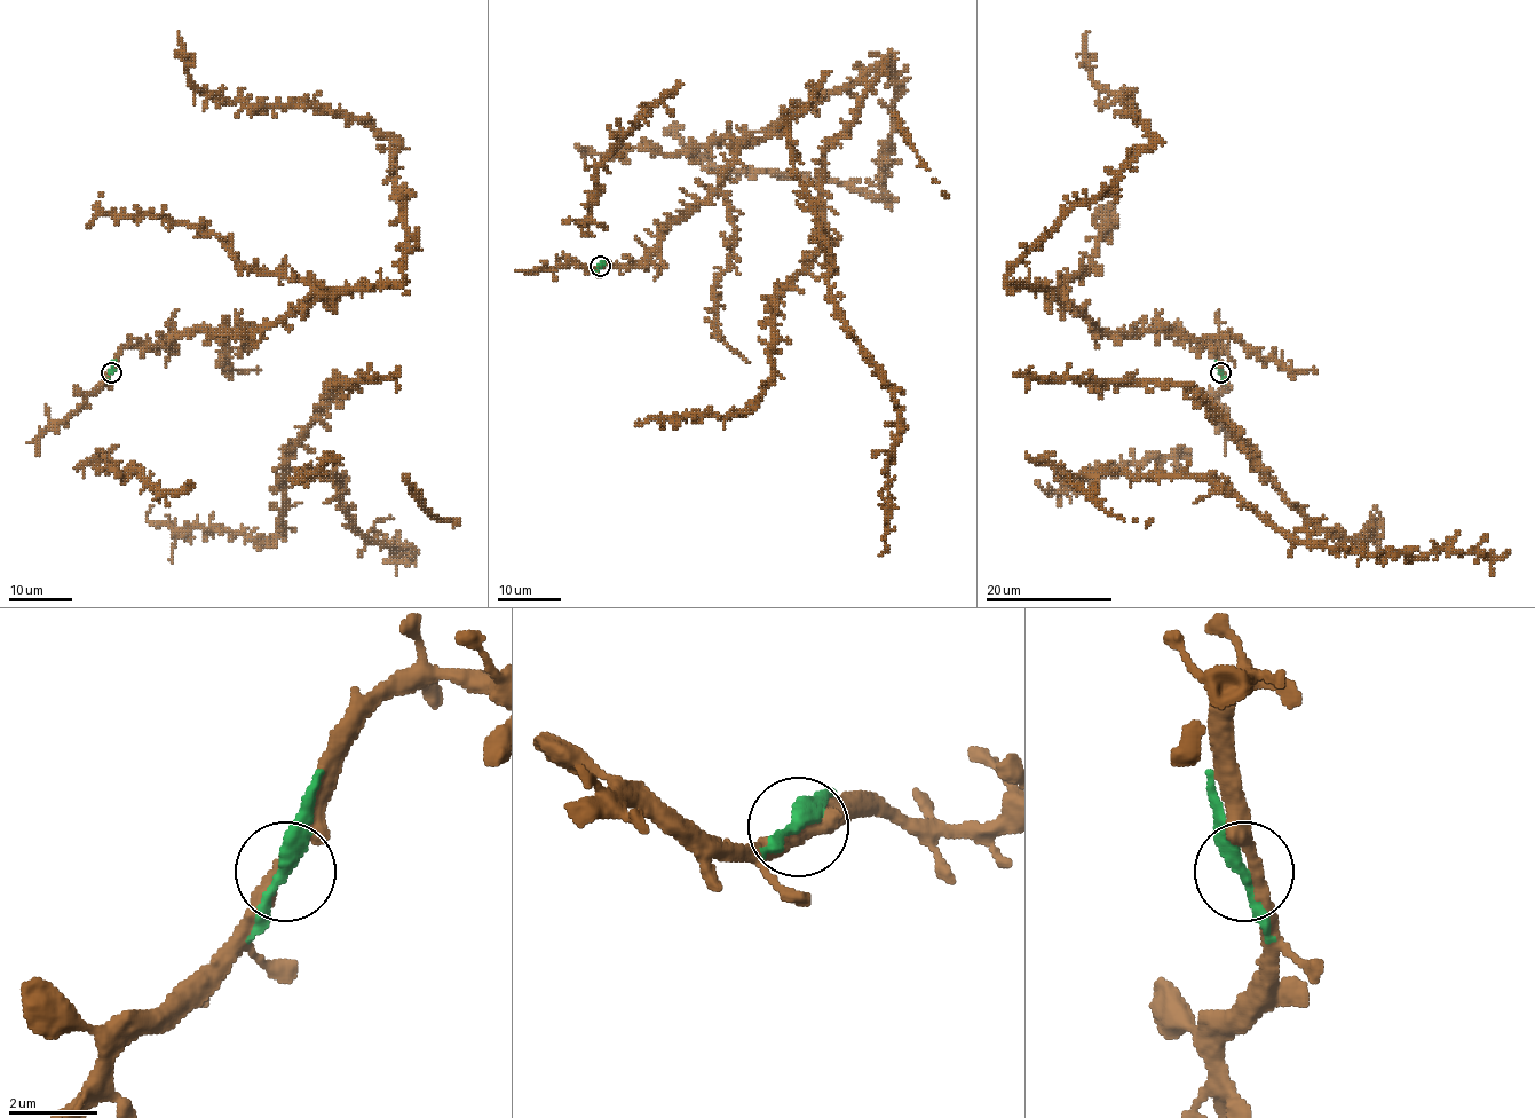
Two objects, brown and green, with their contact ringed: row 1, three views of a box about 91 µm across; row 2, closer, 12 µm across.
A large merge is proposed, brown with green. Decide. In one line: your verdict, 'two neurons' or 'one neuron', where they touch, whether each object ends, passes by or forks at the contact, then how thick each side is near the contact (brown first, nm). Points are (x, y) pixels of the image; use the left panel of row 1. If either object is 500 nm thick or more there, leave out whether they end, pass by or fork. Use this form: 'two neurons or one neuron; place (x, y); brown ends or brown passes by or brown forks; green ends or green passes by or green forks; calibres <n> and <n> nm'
two neurons; place (111, 372); brown passes by; green passes by; calibres 320 and 280 nm

